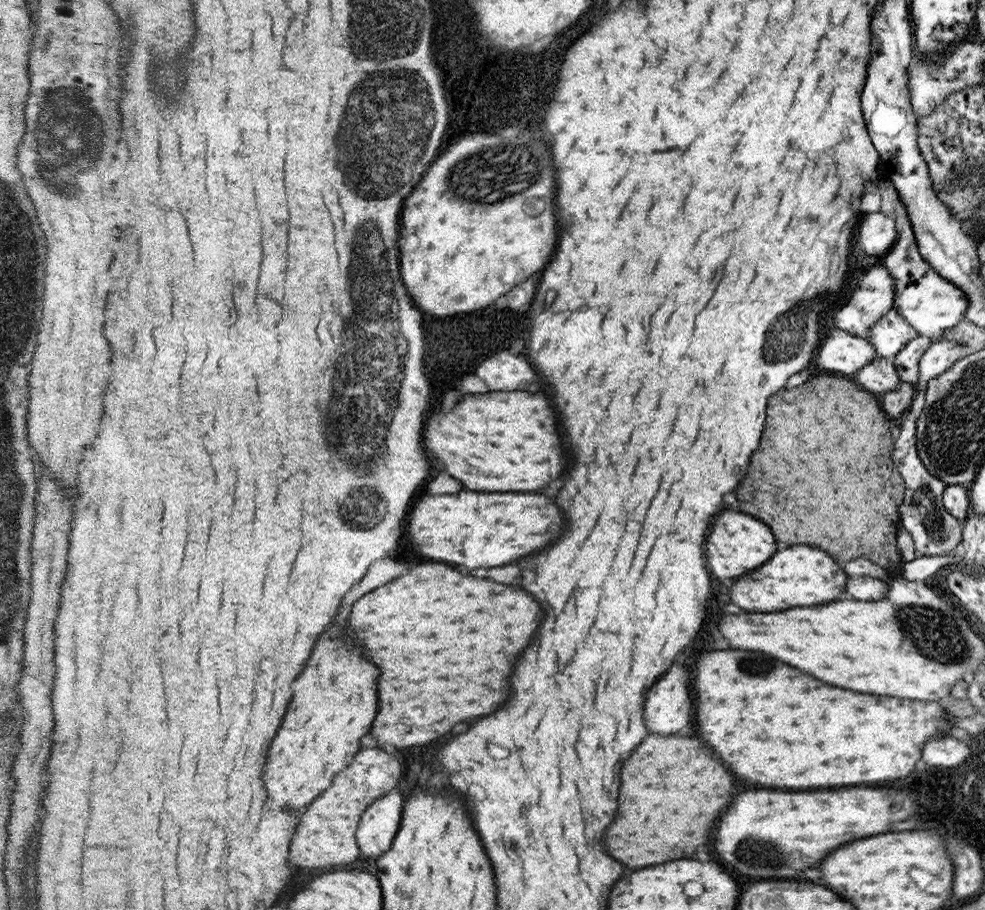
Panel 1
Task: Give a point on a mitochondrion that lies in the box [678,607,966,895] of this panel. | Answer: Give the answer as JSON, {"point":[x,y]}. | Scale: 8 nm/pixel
{"point":[752,666]}

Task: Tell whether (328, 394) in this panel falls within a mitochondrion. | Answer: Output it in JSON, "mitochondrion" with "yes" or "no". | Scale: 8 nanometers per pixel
{"mitochondrion":"yes"}

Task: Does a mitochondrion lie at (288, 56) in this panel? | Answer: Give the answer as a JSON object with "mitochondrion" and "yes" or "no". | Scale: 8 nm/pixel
{"mitochondrion":"no"}

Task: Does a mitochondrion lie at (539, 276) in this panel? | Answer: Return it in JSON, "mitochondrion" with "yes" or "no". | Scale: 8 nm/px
{"mitochondrion":"no"}

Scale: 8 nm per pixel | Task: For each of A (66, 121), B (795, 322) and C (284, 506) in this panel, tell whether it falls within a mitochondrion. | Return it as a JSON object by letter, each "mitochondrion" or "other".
{"A":"mitochondrion","B":"mitochondrion","C":"other"}

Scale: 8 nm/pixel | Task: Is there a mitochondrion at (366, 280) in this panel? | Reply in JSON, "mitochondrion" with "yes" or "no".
{"mitochondrion":"yes"}

